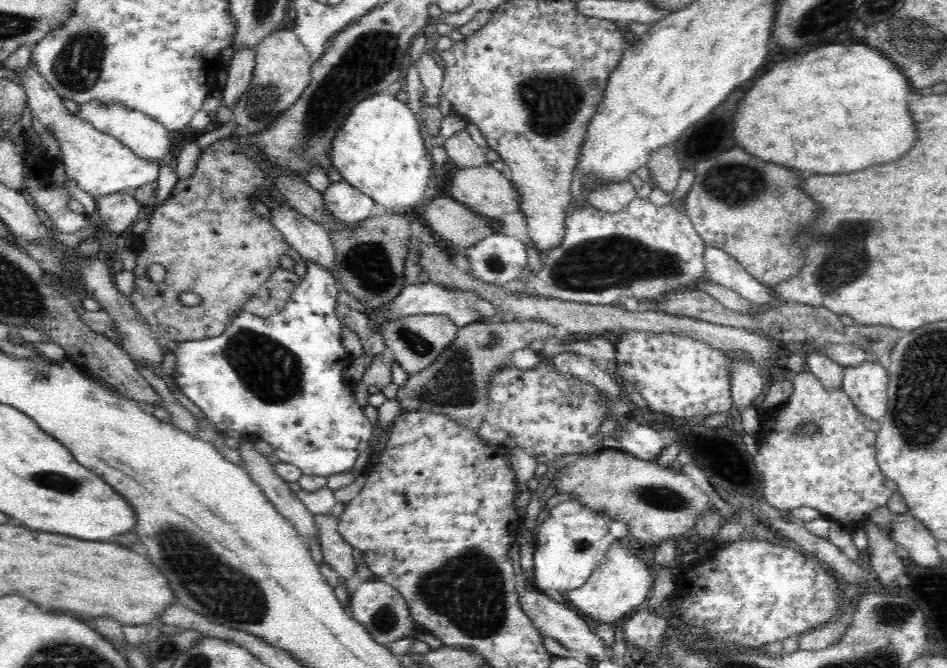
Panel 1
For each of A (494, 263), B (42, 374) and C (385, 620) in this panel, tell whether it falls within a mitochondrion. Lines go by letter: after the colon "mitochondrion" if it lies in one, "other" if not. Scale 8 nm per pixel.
A: mitochondrion
B: mitochondrion
C: mitochondrion

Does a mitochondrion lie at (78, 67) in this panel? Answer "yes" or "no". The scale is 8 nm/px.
yes

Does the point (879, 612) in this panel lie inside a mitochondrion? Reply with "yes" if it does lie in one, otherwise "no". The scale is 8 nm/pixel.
yes

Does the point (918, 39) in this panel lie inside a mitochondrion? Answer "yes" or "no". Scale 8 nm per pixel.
yes

